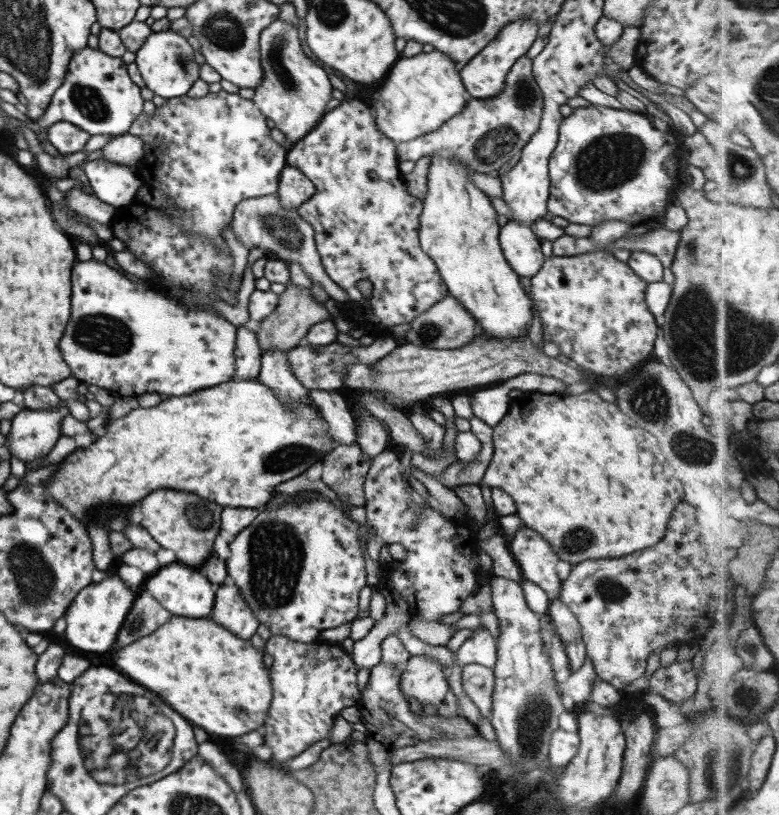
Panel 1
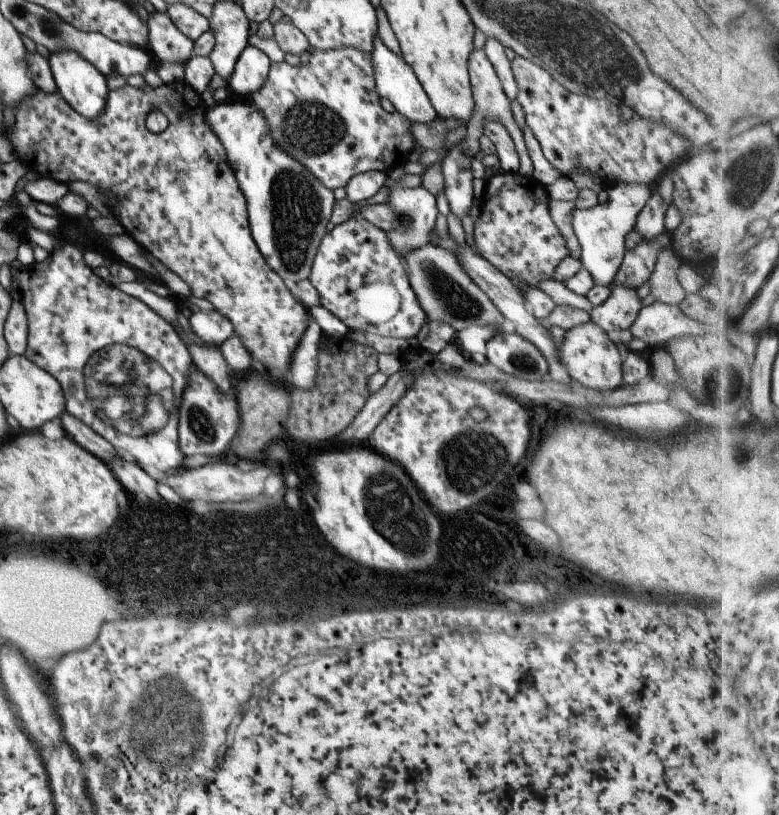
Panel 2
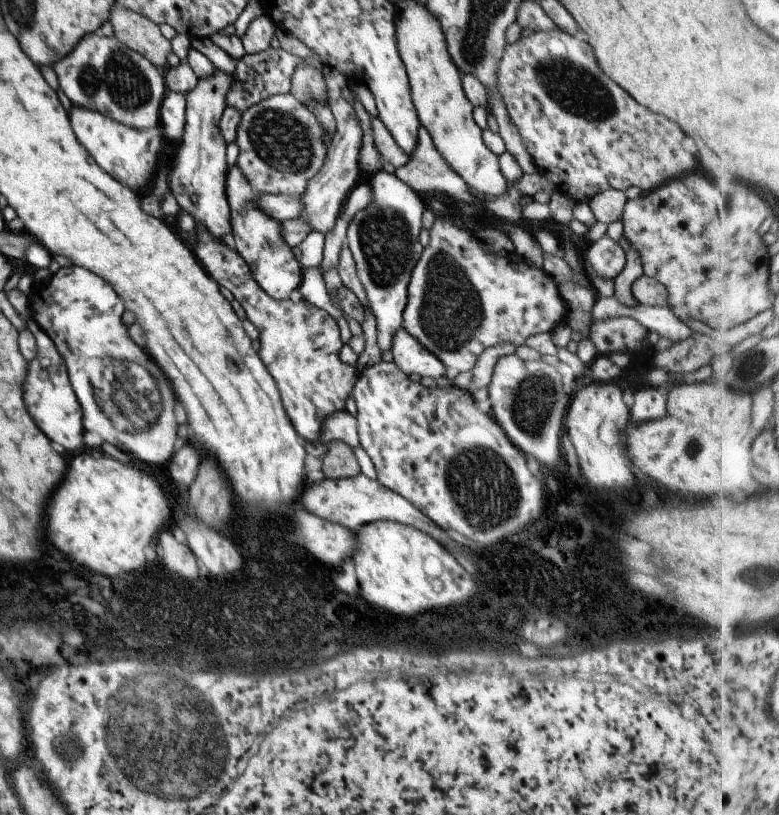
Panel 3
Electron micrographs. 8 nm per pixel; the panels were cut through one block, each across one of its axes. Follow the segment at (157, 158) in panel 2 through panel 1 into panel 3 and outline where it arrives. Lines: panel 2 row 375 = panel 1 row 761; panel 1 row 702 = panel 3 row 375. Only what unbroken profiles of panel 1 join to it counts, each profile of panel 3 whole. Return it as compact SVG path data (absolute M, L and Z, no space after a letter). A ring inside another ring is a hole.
M195 220L194 234L193 242L188 240L185 232L181 232L181 238L191 244L203 270L216 284L231 292L244 310L244 316L258 330L257 354L279 390L283 410L287 412L295 432L310 443L318 441L324 416L345 409L345 399L357 378L355 366L343 364L338 359L339 349L344 344L339 339L335 319L296 294L282 301L272 299L253 280L249 267L230 242L216 239Z

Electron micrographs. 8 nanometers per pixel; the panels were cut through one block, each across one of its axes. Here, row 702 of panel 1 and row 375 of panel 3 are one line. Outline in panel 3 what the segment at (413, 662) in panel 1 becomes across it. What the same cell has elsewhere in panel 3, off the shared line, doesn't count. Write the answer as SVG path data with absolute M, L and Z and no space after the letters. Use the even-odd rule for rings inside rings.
M402 326L393 332L389 350L392 361L408 376L418 374L420 378L437 378L444 374L441 361L428 351L414 336Z

